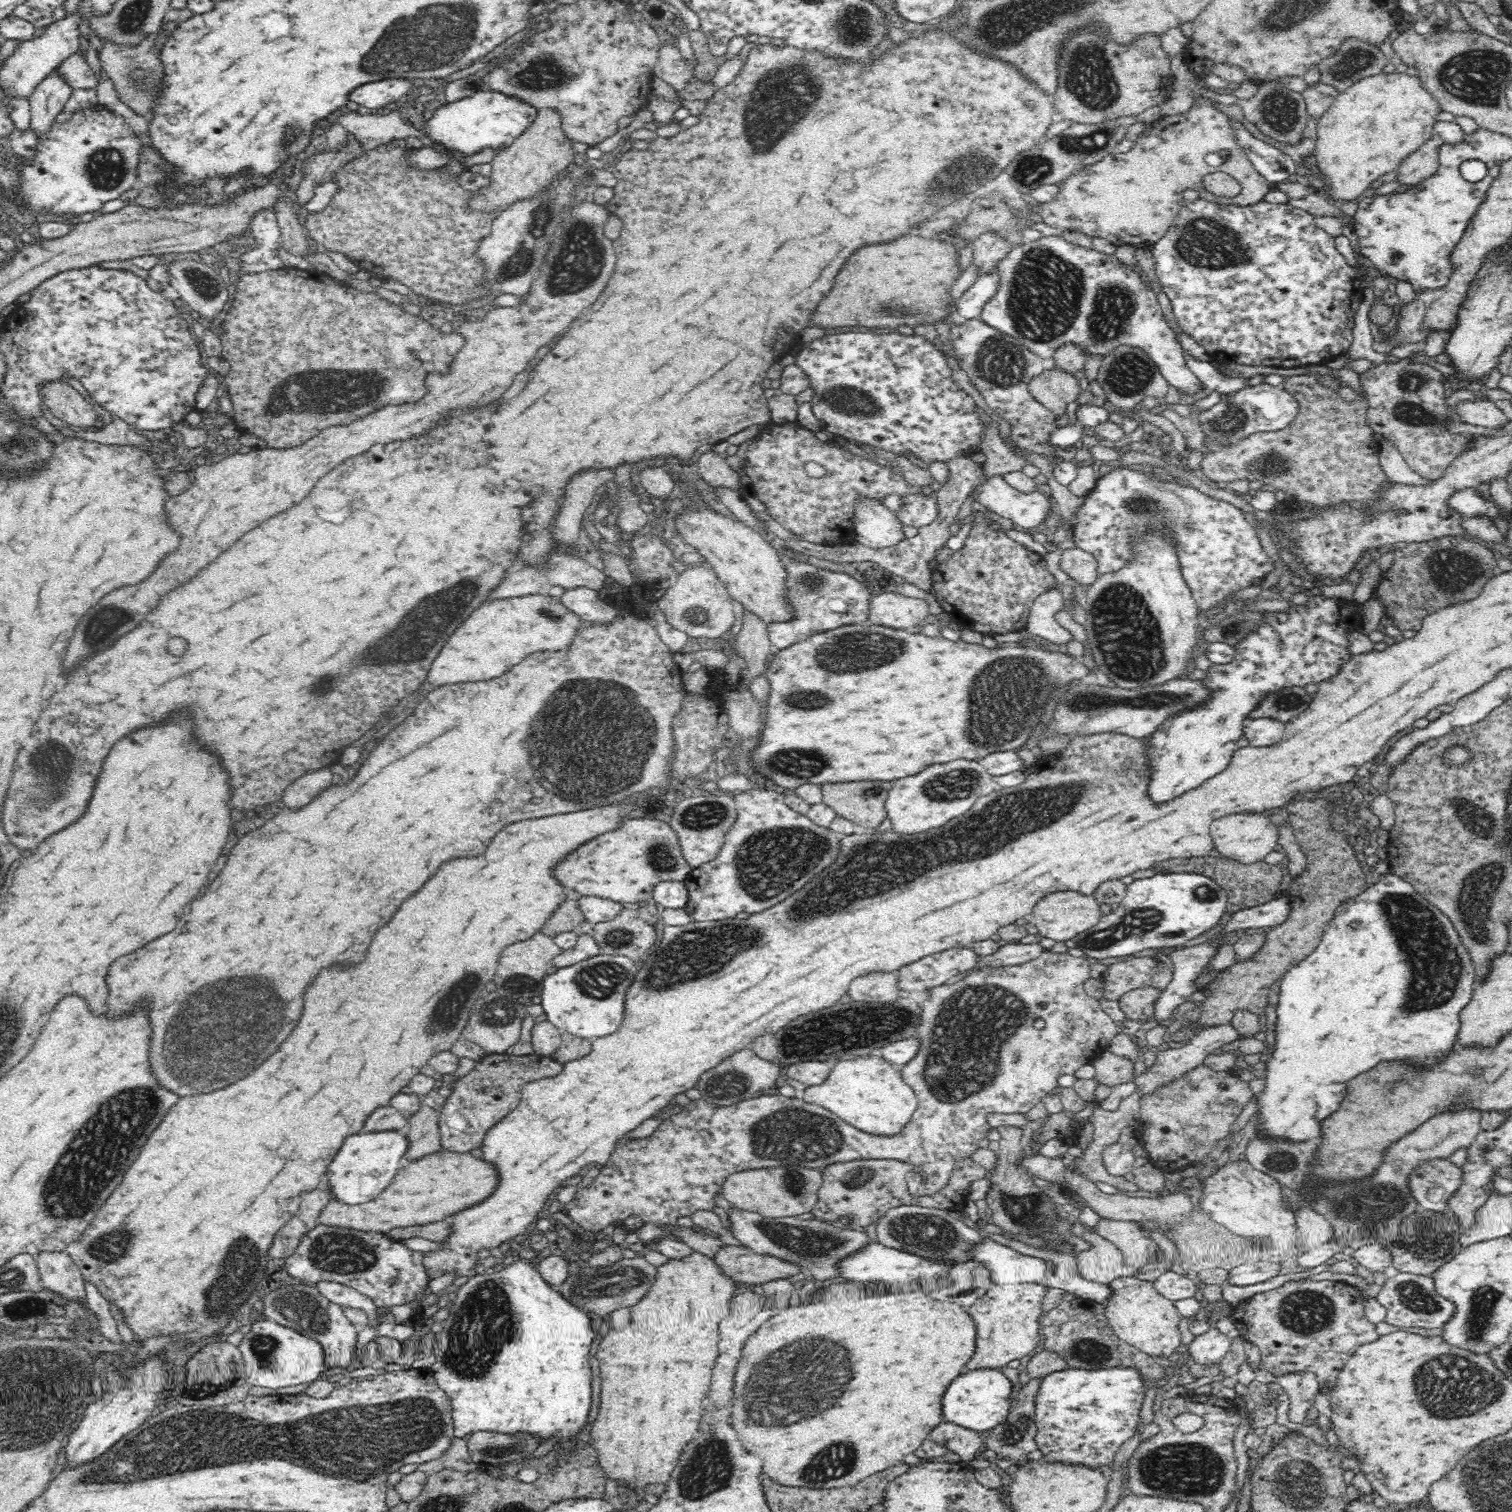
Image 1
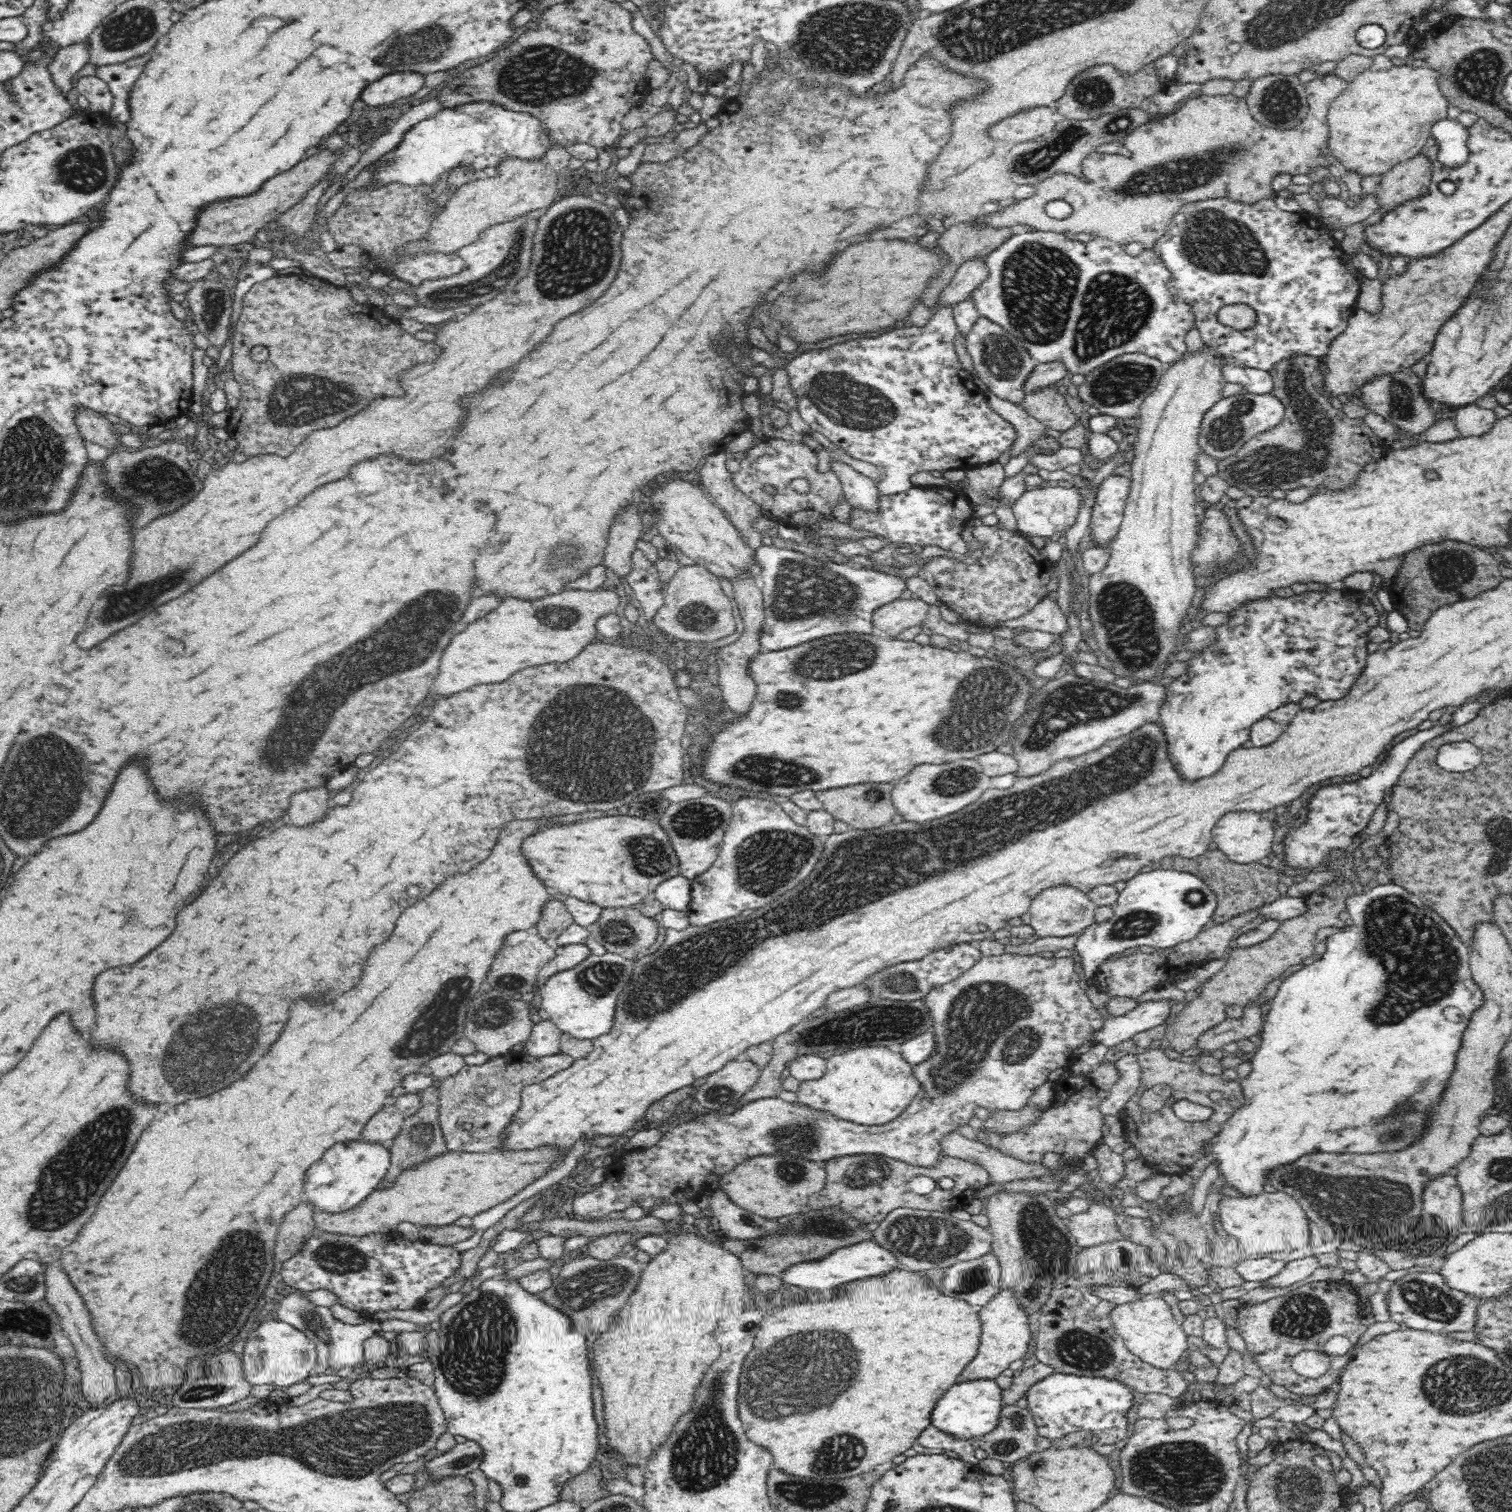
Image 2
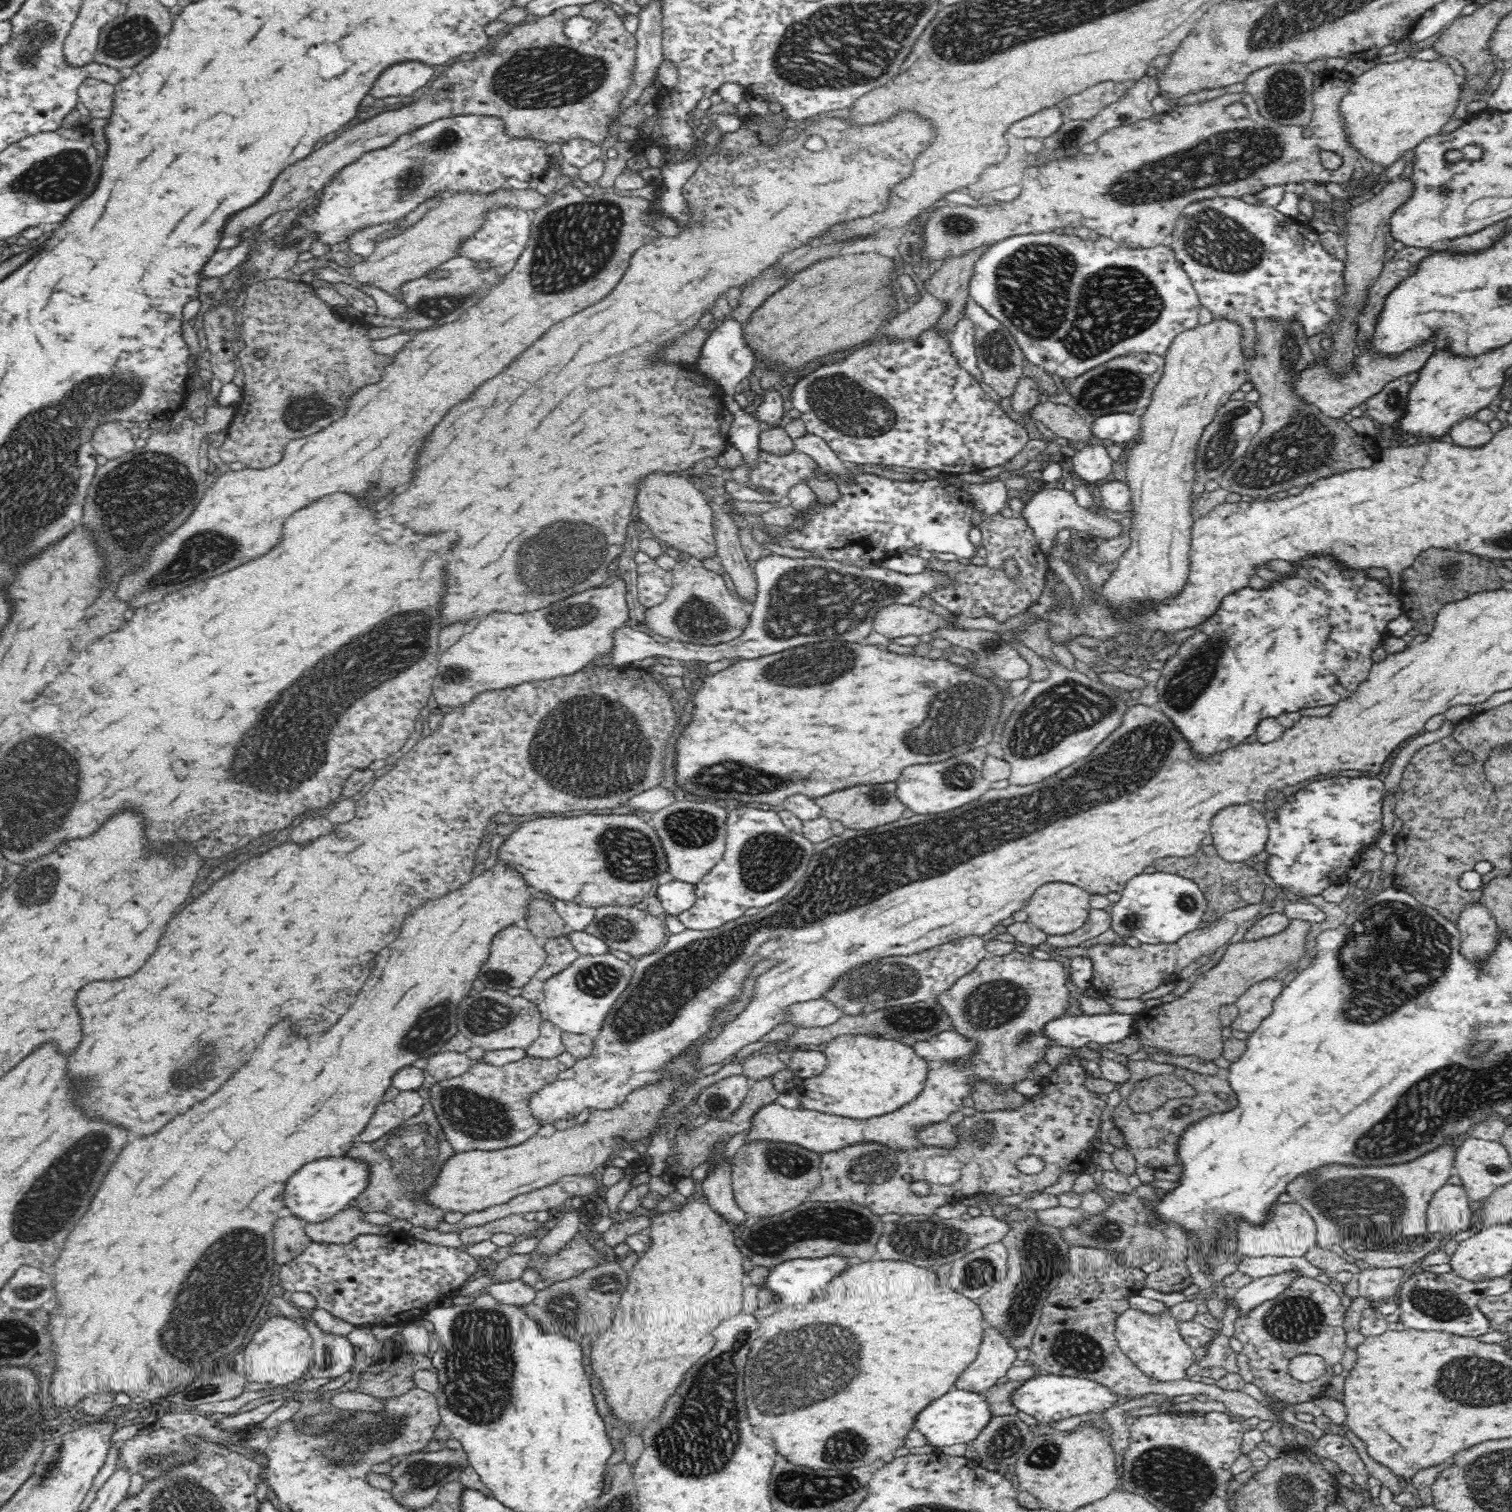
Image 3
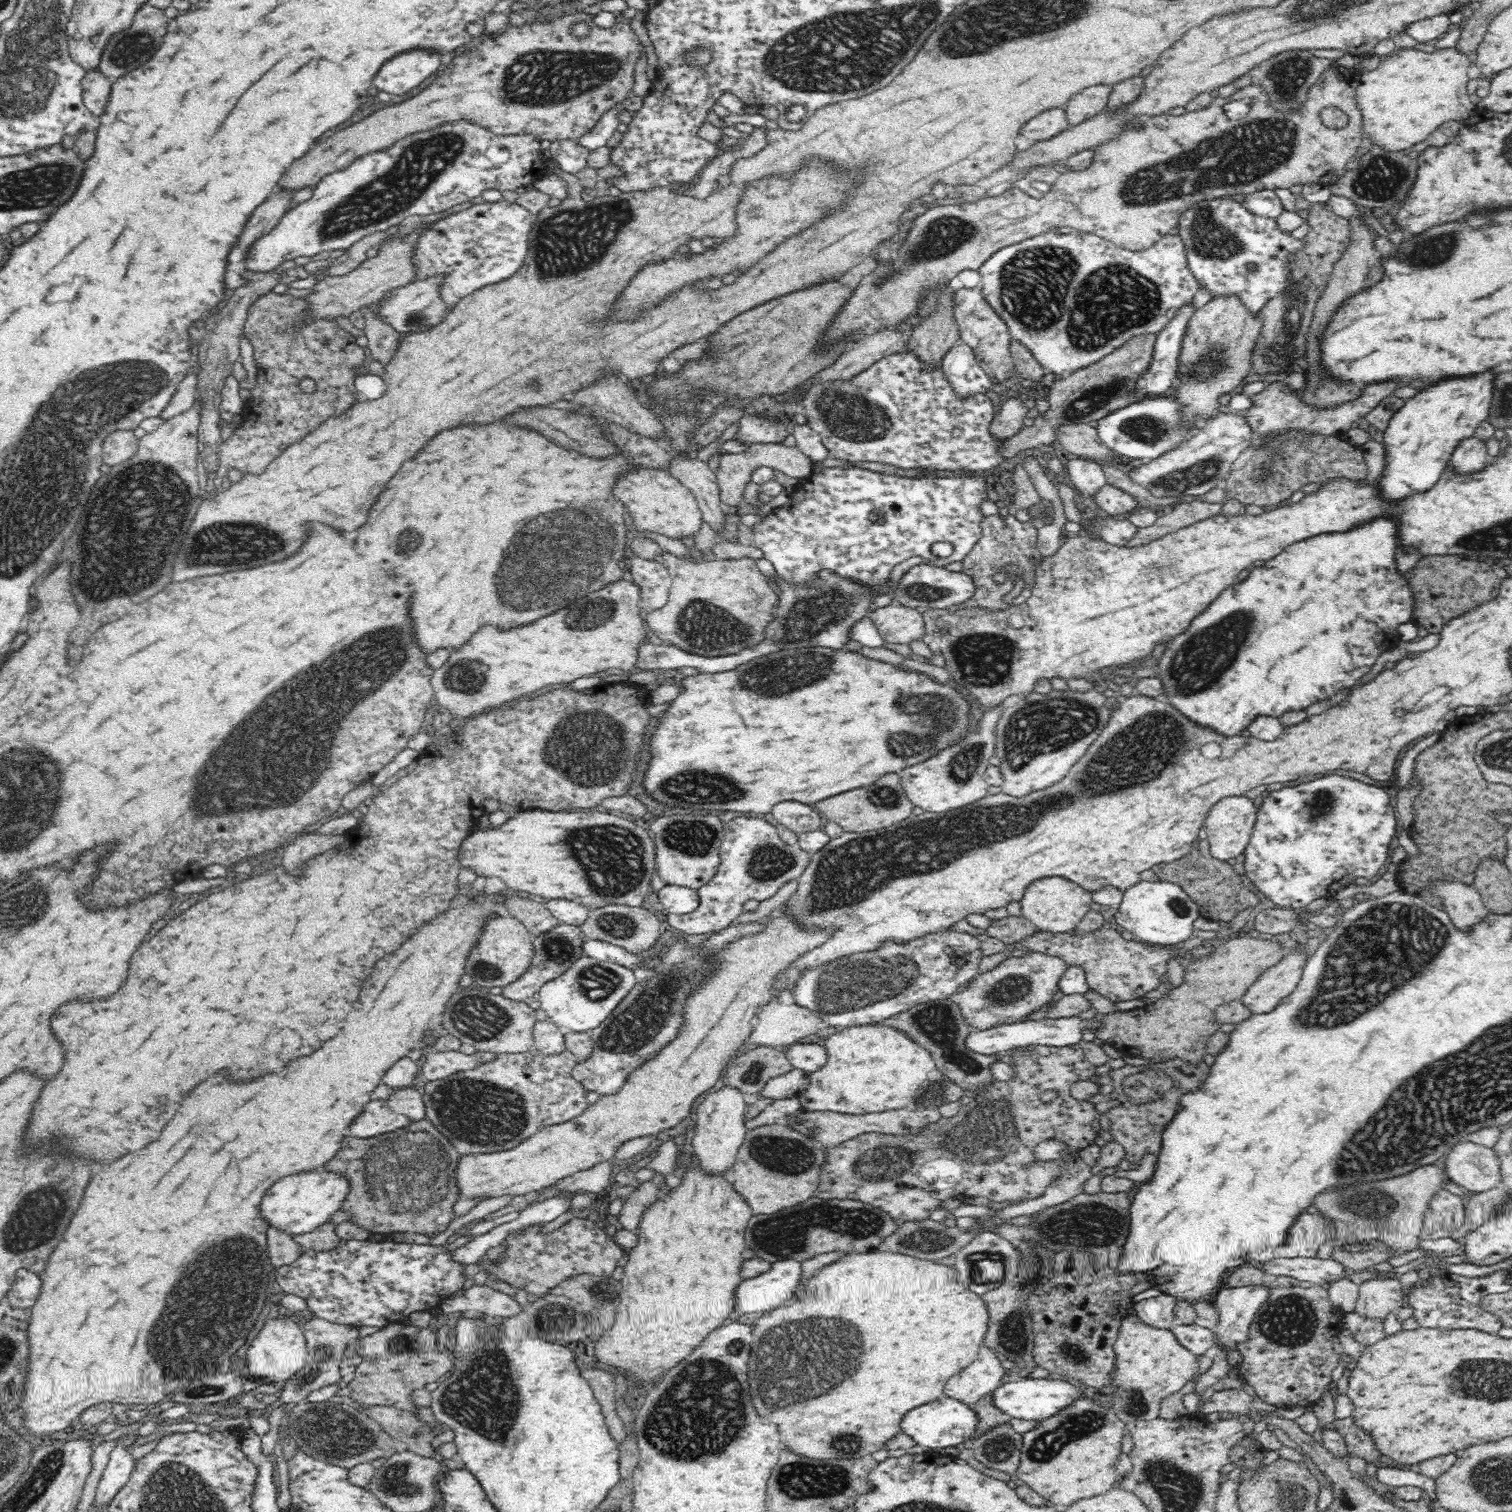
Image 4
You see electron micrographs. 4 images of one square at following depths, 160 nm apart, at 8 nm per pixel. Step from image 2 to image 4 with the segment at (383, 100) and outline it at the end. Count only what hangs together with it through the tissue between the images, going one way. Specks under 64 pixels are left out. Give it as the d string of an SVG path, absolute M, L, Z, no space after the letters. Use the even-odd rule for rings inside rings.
M422 49L406 52L384 64L374 78L374 86L388 94L406 94L420 86L426 78L436 74L440 68L441 57Z

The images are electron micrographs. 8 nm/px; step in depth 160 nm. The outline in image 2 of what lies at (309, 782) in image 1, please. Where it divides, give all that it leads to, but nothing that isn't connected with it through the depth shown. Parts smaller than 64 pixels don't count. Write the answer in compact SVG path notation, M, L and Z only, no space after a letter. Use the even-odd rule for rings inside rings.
M324 783L316 788L295 791L290 796L290 806L286 808L292 824L308 824L322 818L328 810L328 798L330 790Z

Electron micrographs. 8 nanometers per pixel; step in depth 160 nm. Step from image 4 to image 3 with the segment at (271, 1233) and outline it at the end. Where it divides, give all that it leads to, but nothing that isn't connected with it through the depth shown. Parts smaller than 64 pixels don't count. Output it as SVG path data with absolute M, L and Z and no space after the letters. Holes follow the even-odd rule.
M284 1212L274 1225L274 1254L278 1265L290 1262L311 1241L304 1223L296 1214Z

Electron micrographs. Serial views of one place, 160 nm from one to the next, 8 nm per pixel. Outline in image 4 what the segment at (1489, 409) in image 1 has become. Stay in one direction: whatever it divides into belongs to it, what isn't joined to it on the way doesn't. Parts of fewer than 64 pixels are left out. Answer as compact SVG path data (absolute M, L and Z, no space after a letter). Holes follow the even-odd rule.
M1476 433L1460 440L1452 452L1450 464L1460 473L1471 473L1481 469L1487 460L1486 439Z

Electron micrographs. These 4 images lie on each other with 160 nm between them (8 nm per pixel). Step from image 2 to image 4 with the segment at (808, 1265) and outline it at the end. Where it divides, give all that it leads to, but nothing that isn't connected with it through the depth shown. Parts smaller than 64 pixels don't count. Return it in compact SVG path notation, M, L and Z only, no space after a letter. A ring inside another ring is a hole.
M794 1259L780 1260L780 1262L772 1263L771 1270L764 1275L743 1280L742 1284L737 1288L736 1310L740 1314L748 1314L748 1312L768 1314L769 1311L786 1306L788 1300L796 1298L796 1290L800 1288L800 1282L802 1282L800 1263Z

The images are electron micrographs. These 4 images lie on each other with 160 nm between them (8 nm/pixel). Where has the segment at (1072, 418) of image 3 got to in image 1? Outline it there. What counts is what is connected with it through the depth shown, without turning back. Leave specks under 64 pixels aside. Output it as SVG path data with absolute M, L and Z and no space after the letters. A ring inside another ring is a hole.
M1052 364L1035 376L1028 386L1036 400L1045 404L1050 411L1062 416L1067 404L1076 400L1080 392L1080 382L1073 372L1064 371Z

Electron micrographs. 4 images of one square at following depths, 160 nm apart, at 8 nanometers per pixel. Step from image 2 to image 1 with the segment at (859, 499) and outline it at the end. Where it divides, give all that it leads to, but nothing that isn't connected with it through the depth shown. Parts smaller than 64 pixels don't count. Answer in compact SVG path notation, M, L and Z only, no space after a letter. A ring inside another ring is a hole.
M862 500L850 525L854 540L868 548L890 548L906 540L903 524L882 502Z

